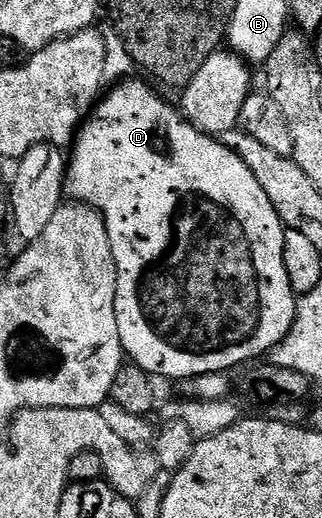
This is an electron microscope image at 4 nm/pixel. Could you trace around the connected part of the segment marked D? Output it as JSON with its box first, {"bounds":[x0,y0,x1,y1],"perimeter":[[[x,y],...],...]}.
{"bounds":[66,79,298,382],"perimeter":[[[124,79],[124,80],[121,80],[121,81],[120,81],[120,82],[119,82],[119,83],[116,83],[116,84],[113,84],[113,85],[116,85],[116,86],[114,86],[114,87],[113,87],[113,89],[112,89],[112,90],[110,90],[110,89],[111,89],[111,88],[109,88],[109,89],[108,89],[108,90],[107,90],[107,92],[105,92],[105,93],[104,93],[104,94],[103,94],[103,96],[101,96],[101,97],[100,97],[100,98],[99,98],[99,101],[98,101],[98,104],[97,104],[97,105],[96,105],[96,106],[95,106],[95,108],[93,108],[93,110],[92,110],[92,112],[91,112],[91,114],[90,114],[90,116],[89,116],[89,117],[88,117],[88,118],[87,118],[87,120],[85,120],[85,121],[84,121],[84,122],[83,122],[83,124],[81,124],[81,126],[80,126],[80,128],[79,128],[79,130],[78,130],[78,132],[77,132],[77,134],[76,134],[76,136],[75,136],[75,138],[74,138],[74,144],[73,144],[73,145],[72,145],[72,146],[71,146],[71,149],[70,149],[70,152],[72,152],[72,157],[71,157],[71,153],[70,153],[70,160],[69,160],[69,161],[68,161],[68,162],[67,162],[67,176],[66,176],[66,193],[67,193],[67,196],[68,196],[68,197],[69,197],[69,198],[71,198],[71,200],[72,200],[72,201],[73,201],[73,202],[76,202],[76,203],[79,203],[79,204],[82,204],[82,205],[90,205],[90,206],[92,206],[92,207],[94,207],[94,208],[95,208],[95,209],[96,209],[96,210],[98,210],[98,211],[99,211],[99,212],[100,212],[100,213],[101,213],[101,214],[102,214],[102,215],[103,215],[103,216],[104,216],[104,222],[105,222],[105,223],[106,223],[106,231],[107,231],[107,232],[108,232],[108,234],[109,234],[109,235],[110,235],[110,247],[111,247],[111,248],[112,248],[112,254],[113,254],[113,255],[114,255],[114,259],[115,259],[115,260],[116,260],[116,268],[117,268],[117,270],[118,270],[118,284],[117,284],[117,287],[116,287],[116,318],[117,318],[117,319],[118,319],[118,335],[119,335],[119,336],[120,336],[120,342],[121,342],[121,343],[122,343],[122,347],[123,347],[123,348],[124,348],[124,351],[125,351],[125,354],[126,354],[126,357],[127,357],[127,360],[128,360],[128,361],[129,361],[129,362],[131,362],[131,364],[133,364],[133,365],[136,365],[136,366],[137,366],[137,367],[139,367],[139,368],[142,368],[142,369],[144,369],[144,370],[145,370],[145,372],[147,372],[147,373],[148,373],[148,374],[151,374],[151,376],[152,376],[152,377],[153,377],[153,378],[156,378],[156,379],[159,379],[159,377],[173,377],[173,379],[174,379],[174,380],[176,380],[176,381],[180,381],[180,380],[182,380],[182,381],[181,381],[181,382],[183,382],[183,381],[184,381],[184,380],[185,380],[185,379],[195,379],[195,378],[198,378],[198,377],[201,377],[201,376],[202,376],[202,375],[206,375],[206,374],[207,374],[207,373],[222,373],[222,372],[225,372],[225,371],[232,371],[232,368],[234,368],[234,367],[235,367],[235,365],[240,365],[240,364],[242,364],[242,363],[243,363],[243,361],[252,361],[252,360],[253,360],[253,361],[252,361],[252,362],[255,362],[255,361],[256,361],[256,360],[257,360],[257,359],[260,359],[260,358],[256,358],[256,359],[255,359],[255,357],[260,357],[260,356],[262,356],[262,355],[263,355],[263,353],[264,353],[264,356],[265,356],[265,355],[268,355],[268,354],[271,354],[271,351],[272,351],[272,349],[273,349],[273,348],[274,348],[274,347],[275,347],[275,346],[276,346],[276,345],[277,345],[277,344],[278,344],[278,343],[282,343],[282,342],[283,342],[283,341],[284,341],[284,340],[285,340],[285,339],[286,339],[286,335],[287,335],[287,334],[288,334],[288,332],[289,332],[289,331],[290,331],[290,327],[291,327],[291,326],[292,326],[292,324],[293,324],[293,323],[294,323],[294,319],[295,319],[295,318],[296,318],[296,302],[297,302],[297,300],[298,300],[298,297],[297,297],[297,294],[295,294],[295,293],[293,293],[293,291],[292,291],[292,288],[291,288],[291,287],[290,287],[290,279],[289,279],[289,278],[288,278],[288,276],[287,276],[287,275],[286,275],[286,263],[285,263],[285,262],[284,262],[284,234],[285,234],[285,232],[286,232],[286,226],[285,226],[285,224],[284,224],[284,222],[283,222],[283,221],[281,221],[281,219],[280,219],[280,216],[279,216],[279,215],[278,215],[278,211],[274,211],[274,203],[270,203],[270,195],[266,195],[266,191],[262,191],[262,183],[258,183],[258,179],[256,179],[256,178],[255,178],[255,177],[254,177],[254,171],[250,171],[250,167],[246,167],[246,163],[245,163],[245,162],[244,162],[244,161],[243,161],[243,160],[242,160],[242,159],[241,159],[241,158],[240,158],[240,157],[239,157],[239,155],[237,155],[237,153],[236,153],[236,151],[235,151],[235,149],[231,149],[231,147],[230,147],[230,146],[228,146],[228,145],[225,145],[225,144],[224,144],[224,142],[223,142],[223,140],[220,140],[220,139],[217,139],[217,138],[216,138],[216,137],[215,137],[215,136],[212,136],[212,135],[209,135],[209,134],[207,134],[207,133],[204,133],[204,132],[202,132],[202,131],[201,131],[201,129],[195,129],[195,127],[194,127],[194,126],[192,126],[192,124],[191,124],[191,123],[189,123],[189,122],[188,122],[188,121],[187,121],[187,119],[186,119],[186,118],[184,118],[184,114],[183,114],[183,112],[181,112],[181,110],[180,110],[180,109],[179,109],[179,108],[177,108],[177,106],[176,106],[176,105],[175,105],[175,104],[173,104],[173,102],[172,102],[172,105],[173,105],[173,106],[172,106],[172,105],[171,105],[171,103],[170,103],[170,102],[168,102],[168,101],[163,101],[163,99],[162,99],[162,98],[160,98],[160,97],[159,97],[159,95],[158,95],[158,94],[156,94],[156,93],[155,93],[155,91],[154,91],[154,90],[152,90],[152,89],[151,89],[151,87],[150,87],[150,86],[148,86],[148,85],[146,85],[146,84],[145,84],[145,83],[144,83],[144,82],[142,82],[142,81],[132,81],[132,80],[133,80],[133,79]]]}

